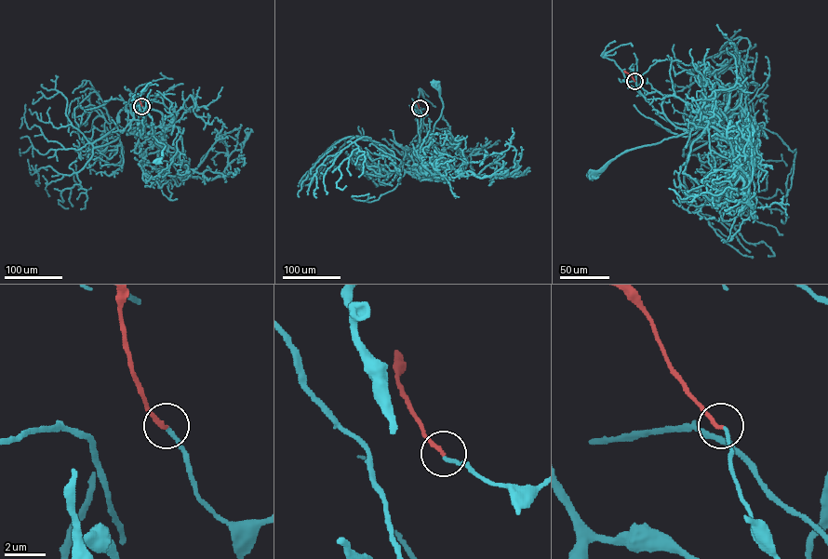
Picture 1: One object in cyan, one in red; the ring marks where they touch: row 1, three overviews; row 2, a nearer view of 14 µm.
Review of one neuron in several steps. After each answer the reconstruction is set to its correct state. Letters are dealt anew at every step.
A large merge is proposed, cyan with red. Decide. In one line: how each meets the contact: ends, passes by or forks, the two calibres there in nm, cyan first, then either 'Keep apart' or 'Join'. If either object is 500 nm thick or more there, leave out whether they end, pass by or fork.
At the ring cyan ends. At the ring red ends. Thickness 180 nm (cyan) against 200 nm. Join

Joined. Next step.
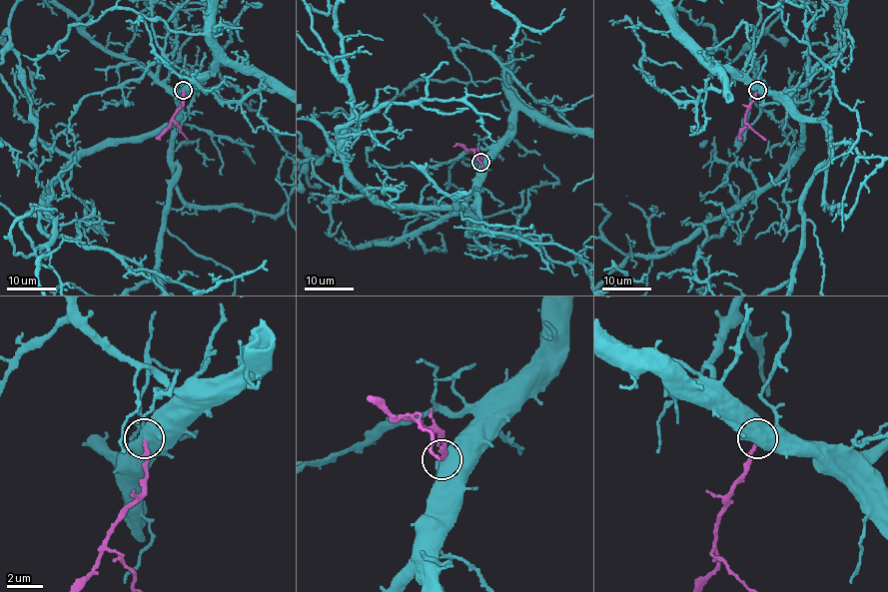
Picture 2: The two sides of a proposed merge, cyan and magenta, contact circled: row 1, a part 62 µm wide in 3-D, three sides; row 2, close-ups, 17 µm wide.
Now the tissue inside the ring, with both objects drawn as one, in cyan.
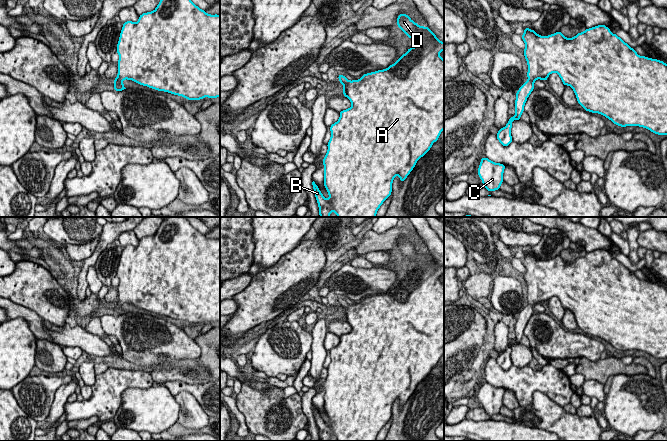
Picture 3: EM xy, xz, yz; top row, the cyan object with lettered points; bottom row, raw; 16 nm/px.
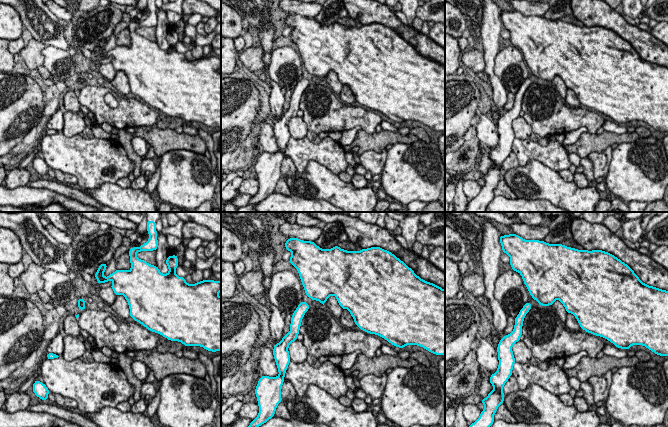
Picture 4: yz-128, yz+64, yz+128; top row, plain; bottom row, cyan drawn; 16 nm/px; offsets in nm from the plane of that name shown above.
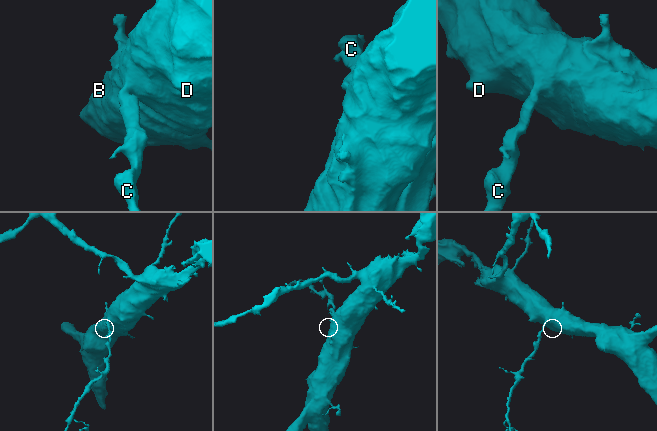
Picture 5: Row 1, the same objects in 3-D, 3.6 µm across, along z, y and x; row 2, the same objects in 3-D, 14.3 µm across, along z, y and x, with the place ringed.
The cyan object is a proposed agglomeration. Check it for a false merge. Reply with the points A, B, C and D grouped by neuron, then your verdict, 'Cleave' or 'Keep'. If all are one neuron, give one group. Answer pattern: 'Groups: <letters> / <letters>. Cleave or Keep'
Groups: A B C D. Keep

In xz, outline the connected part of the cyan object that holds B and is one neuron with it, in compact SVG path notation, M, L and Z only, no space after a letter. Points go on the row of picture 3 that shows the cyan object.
M399 14L396 24L410 39L416 39L416 46L409 48L396 63L389 65L387 69L364 74L359 80L349 81L345 76L338 75L340 83L344 86L343 95L351 101L352 106L347 110L339 112L339 120L330 126L331 138L327 144L328 151L323 159L323 165L325 167L324 186L329 194L328 200L322 195L315 182L312 182L319 206L320 217L329 217L332 211L337 214L337 217L376 217L379 207L391 195L392 182L395 176L398 175L400 181L403 182L415 167L417 160L430 150L432 144L438 140L444 129L444 59L439 55L444 50L444 42L438 40L436 35L428 27L419 26L406 14Z

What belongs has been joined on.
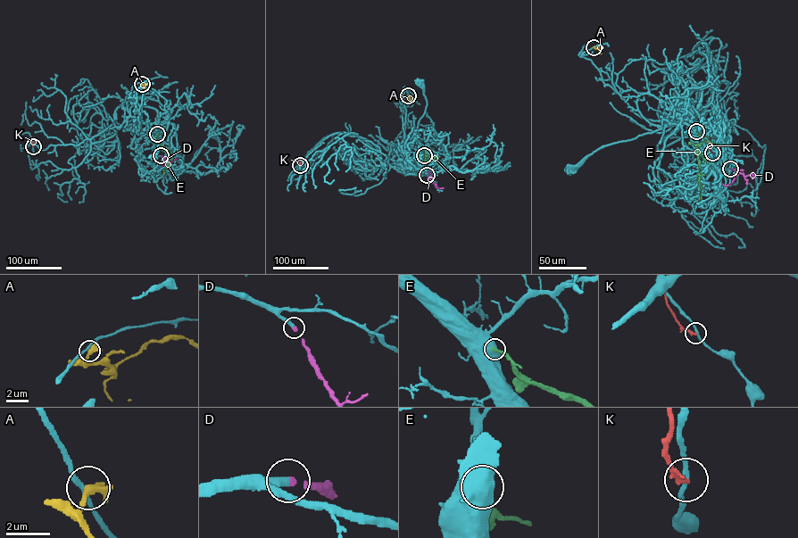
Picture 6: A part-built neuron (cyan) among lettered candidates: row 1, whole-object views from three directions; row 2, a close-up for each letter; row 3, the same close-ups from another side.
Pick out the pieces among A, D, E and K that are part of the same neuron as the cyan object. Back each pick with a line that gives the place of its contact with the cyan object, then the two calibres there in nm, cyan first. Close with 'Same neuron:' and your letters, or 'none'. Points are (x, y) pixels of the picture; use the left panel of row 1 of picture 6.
D: meets cyan at (161, 155); 360 nm thick on the cyan side, 280 nm on the other
Same neuron: D

